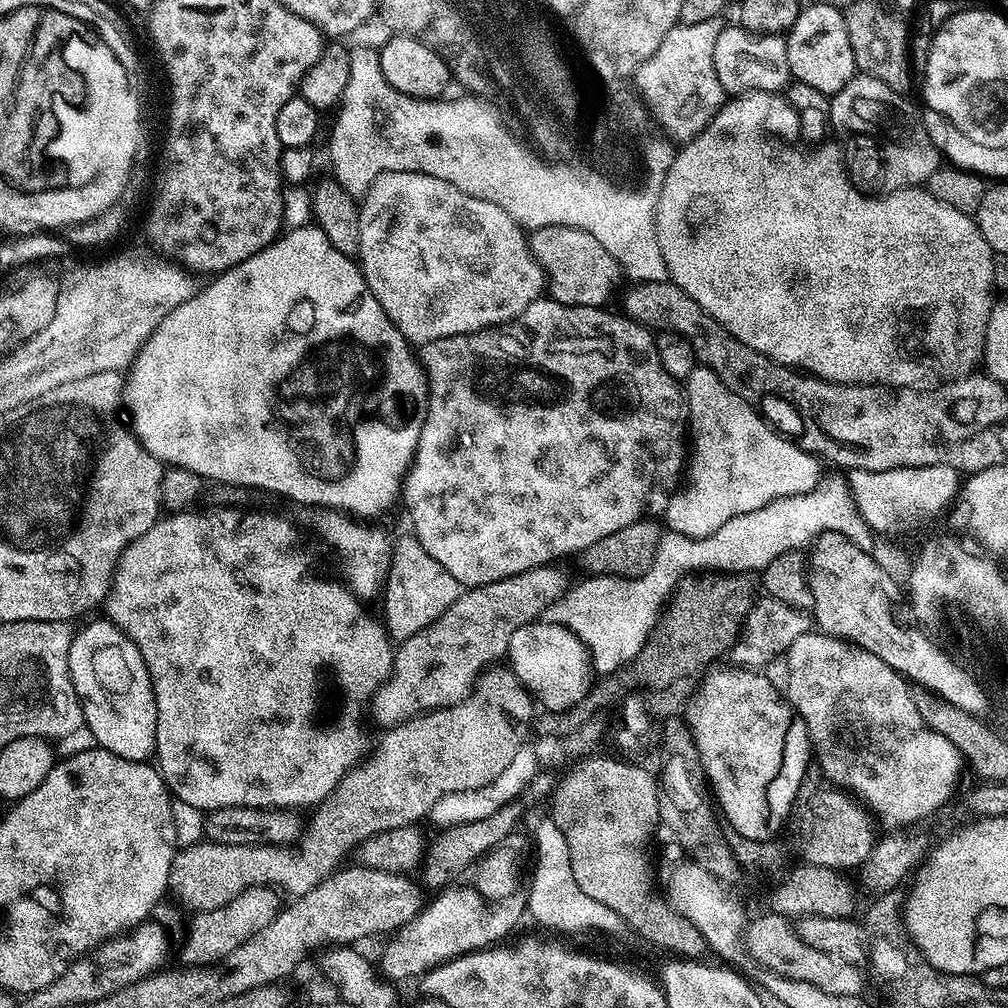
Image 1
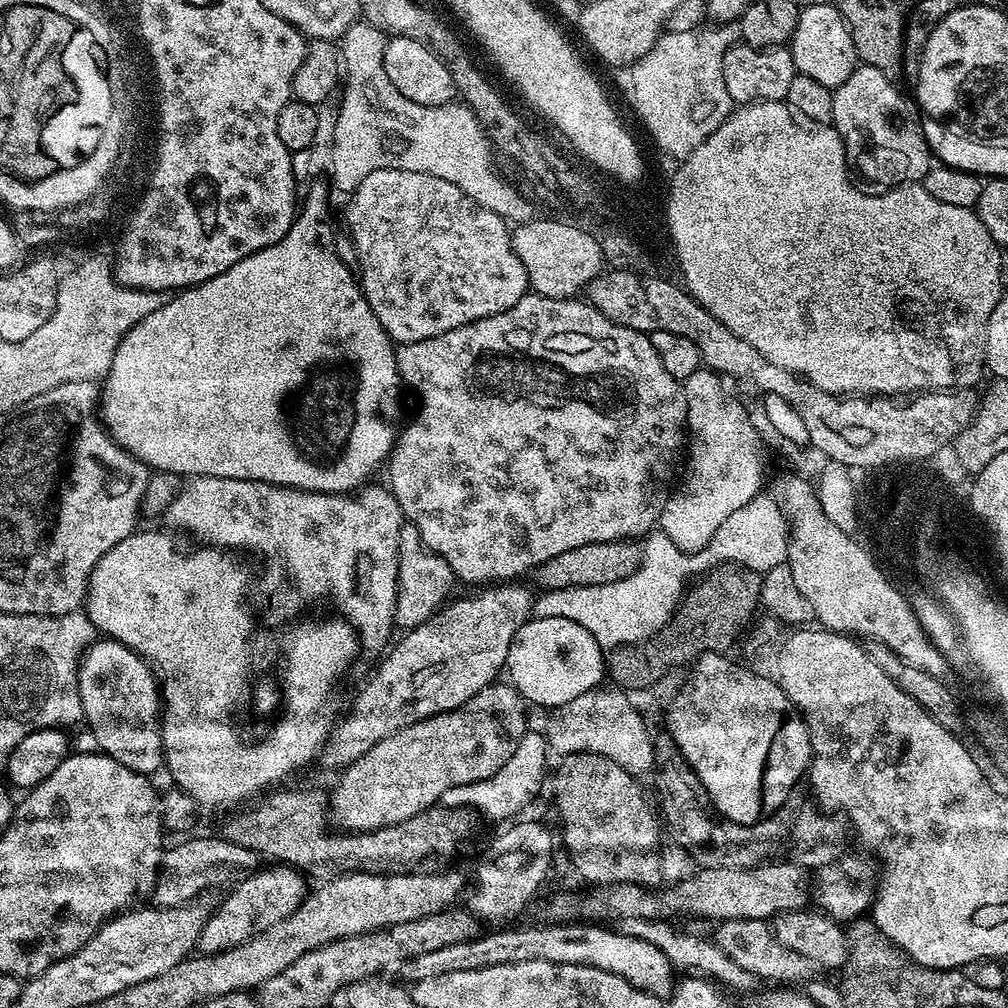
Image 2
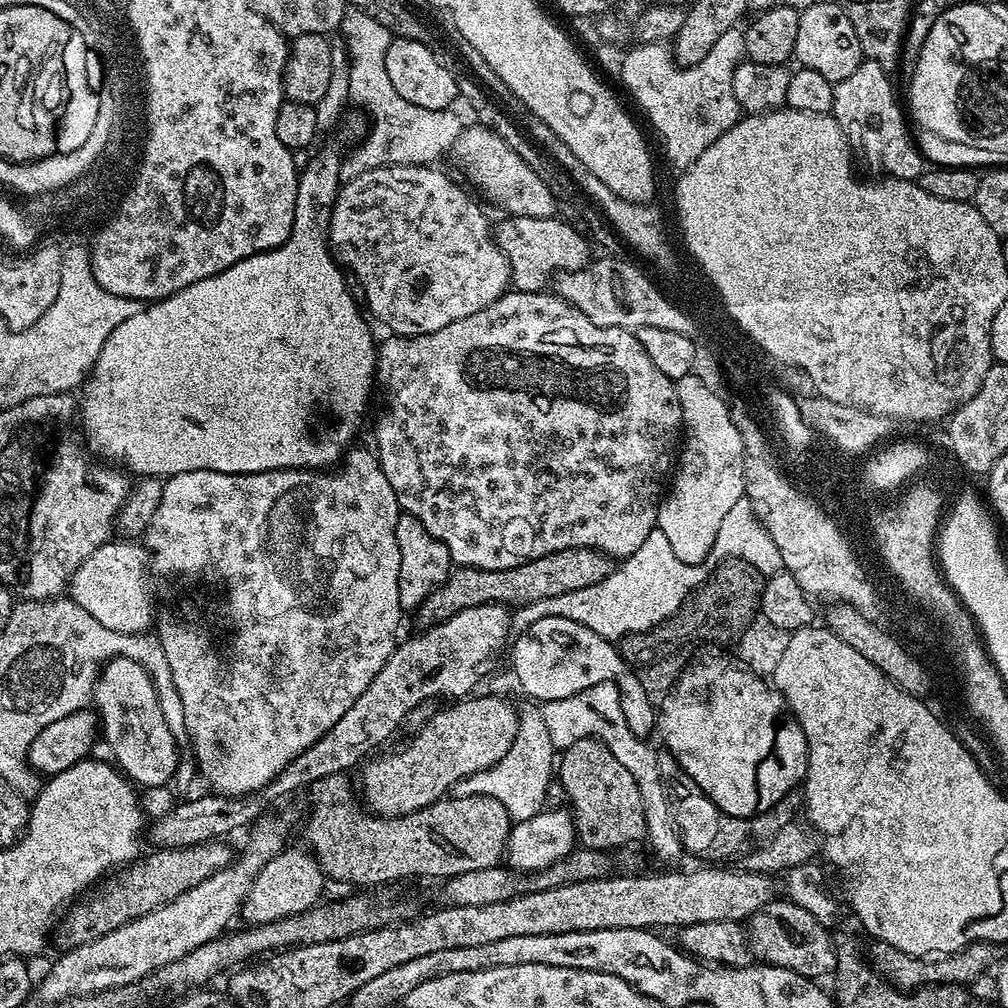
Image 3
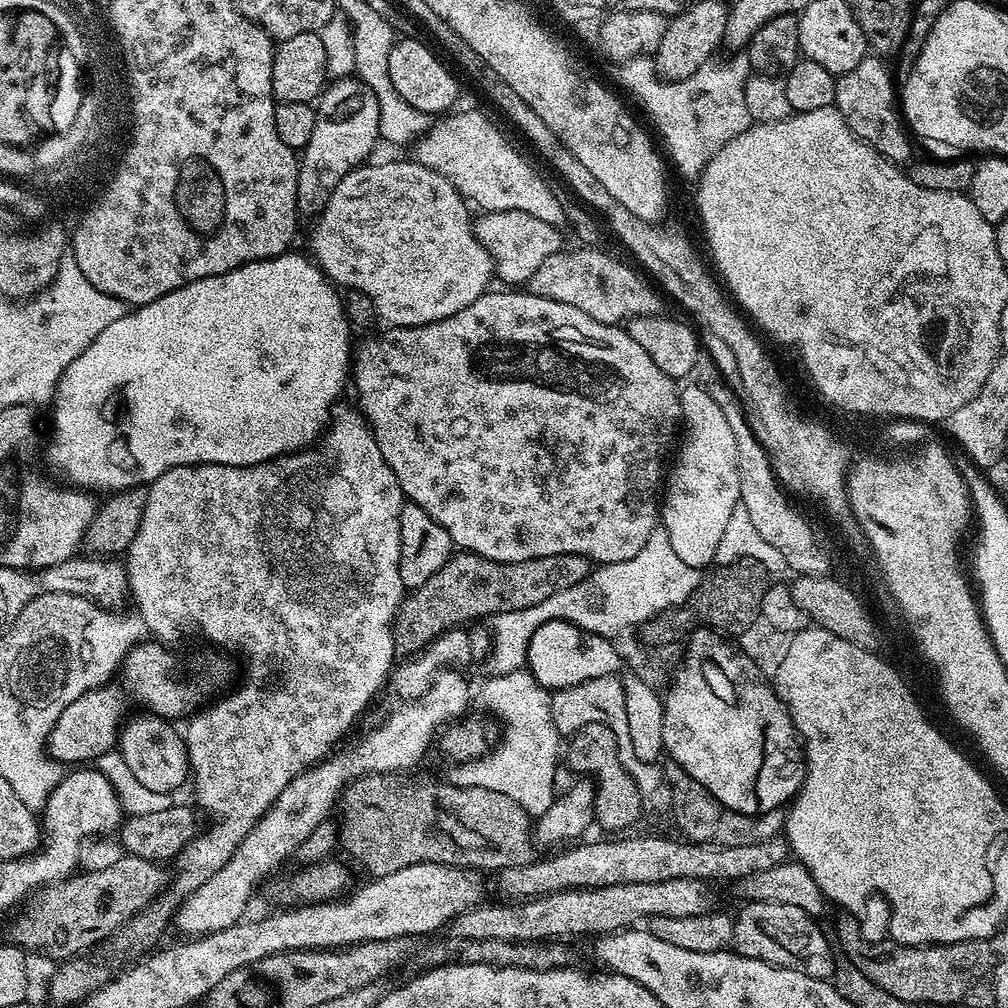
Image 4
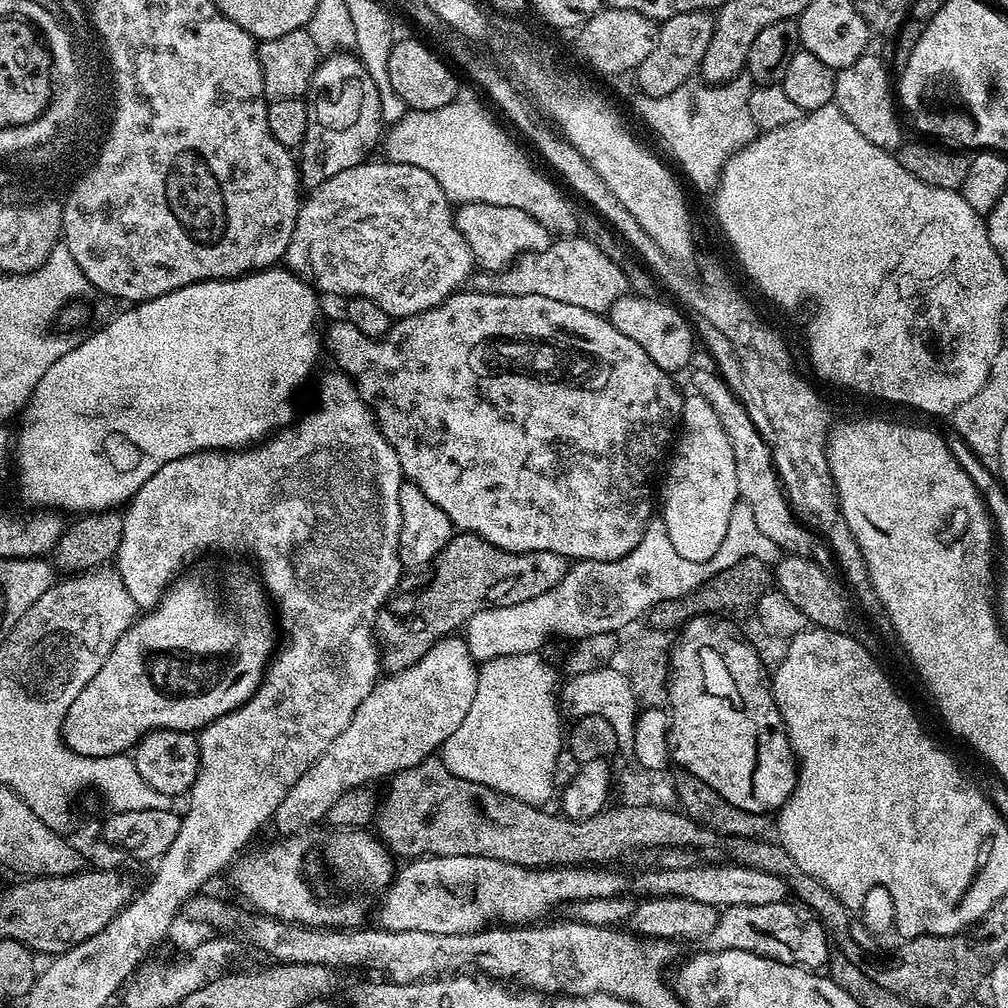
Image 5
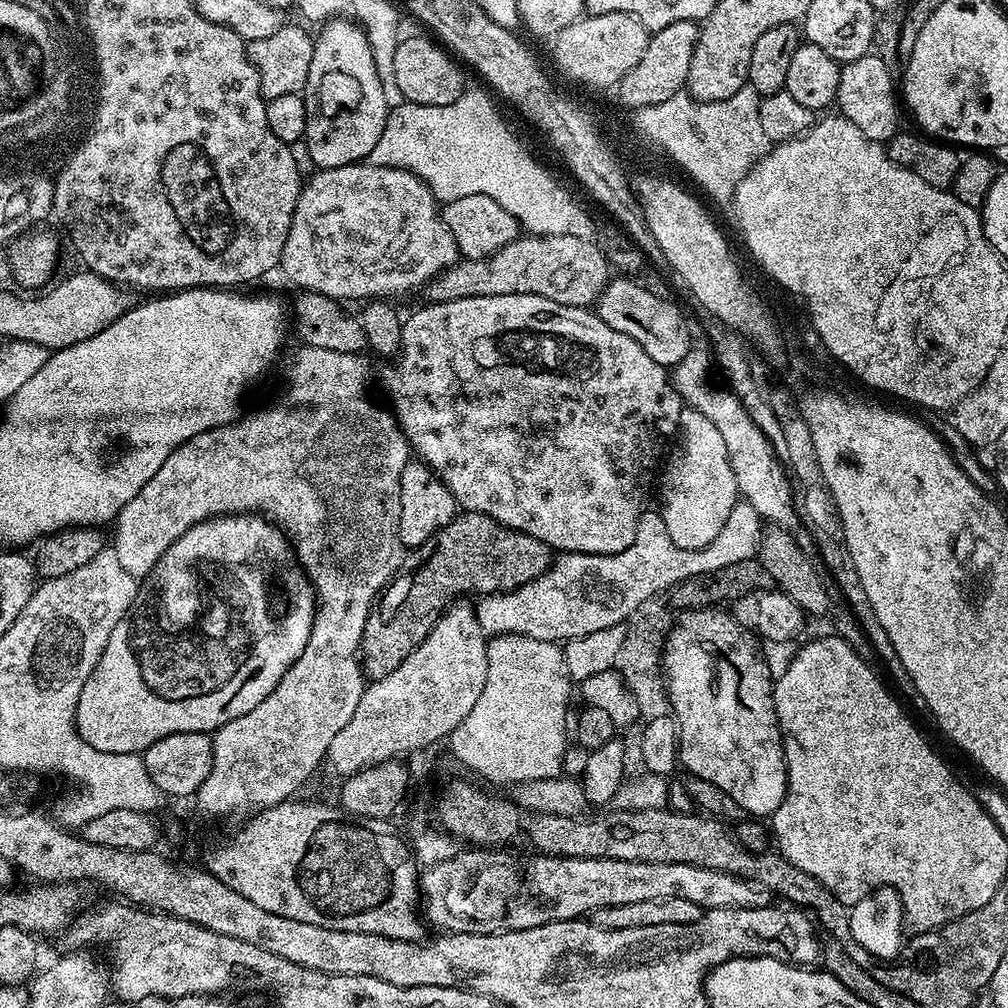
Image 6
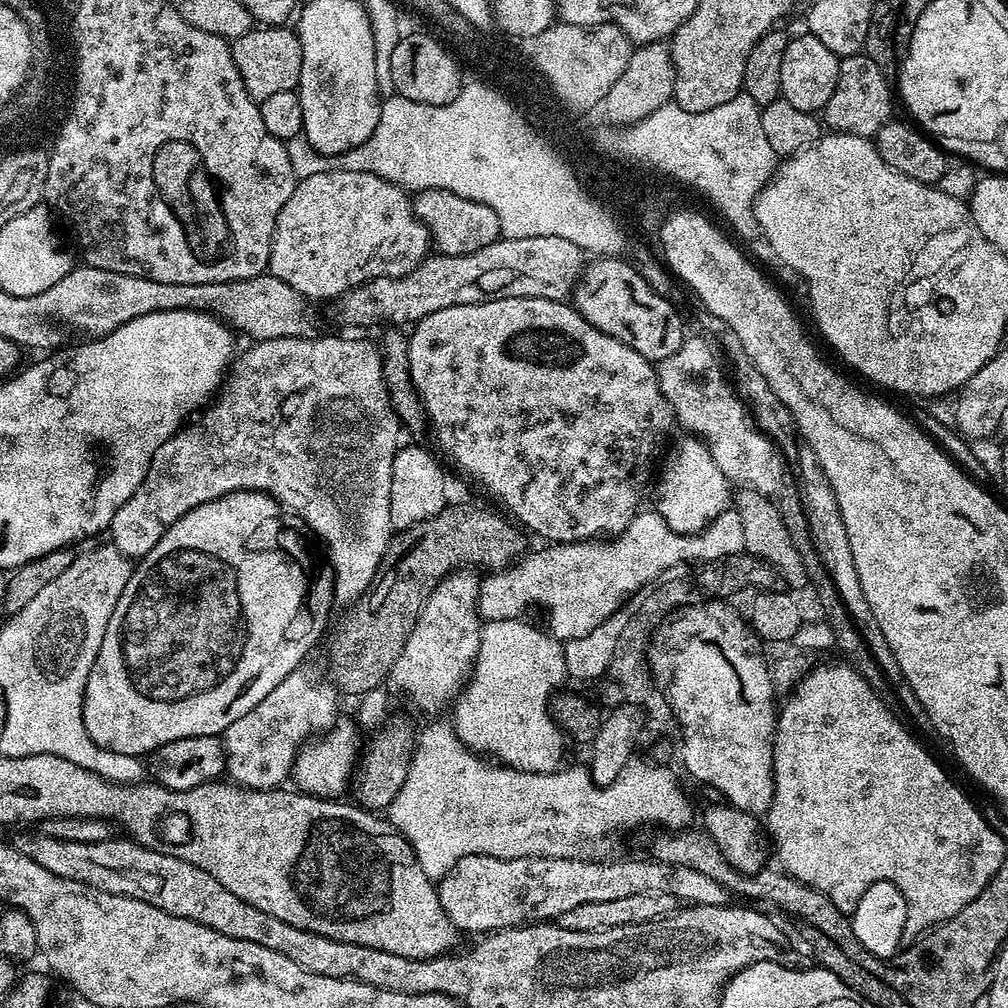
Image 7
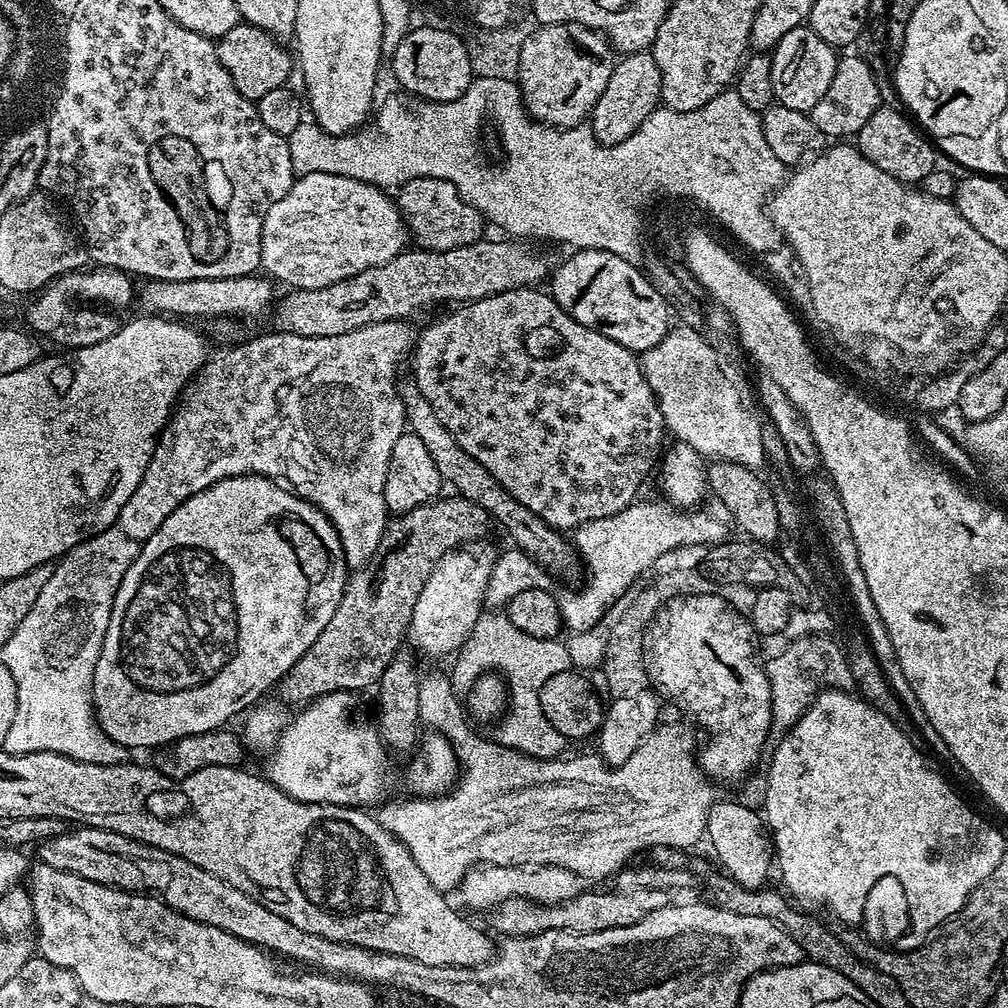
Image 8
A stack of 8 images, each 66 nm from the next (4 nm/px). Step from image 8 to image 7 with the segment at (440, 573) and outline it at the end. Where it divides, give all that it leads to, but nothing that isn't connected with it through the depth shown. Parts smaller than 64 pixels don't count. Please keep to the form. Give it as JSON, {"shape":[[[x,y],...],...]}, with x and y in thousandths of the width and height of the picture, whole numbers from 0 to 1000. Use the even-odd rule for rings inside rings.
{"shape":[[[462,563],[453,564],[437,575],[416,607],[415,616],[407,627],[407,633],[403,635],[399,649],[389,662],[386,678],[390,678],[401,687],[413,701],[427,708],[426,710],[438,707],[435,705],[442,700],[444,702],[445,698],[457,688],[458,682],[467,671],[477,635],[478,616],[476,607],[473,605],[475,588],[476,573],[471,566]]]}

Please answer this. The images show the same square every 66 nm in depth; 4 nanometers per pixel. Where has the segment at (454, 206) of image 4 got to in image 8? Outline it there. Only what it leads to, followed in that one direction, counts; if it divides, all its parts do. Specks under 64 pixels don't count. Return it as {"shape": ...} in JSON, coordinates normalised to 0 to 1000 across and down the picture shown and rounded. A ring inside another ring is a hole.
{"shape":[[[313,171],[312,173],[304,173],[303,175],[294,175],[291,178],[288,188],[284,188],[284,192],[280,192],[280,196],[276,196],[276,200],[272,200],[272,204],[268,204],[268,208],[264,210],[264,216],[260,220],[260,252],[258,253],[258,266],[271,279],[286,282],[287,287],[303,286],[304,288],[315,288],[319,284],[331,284],[331,280],[339,280],[343,276],[347,276],[351,272],[359,272],[359,268],[367,268],[371,264],[379,264],[383,260],[387,260],[398,250],[402,249],[403,243],[406,241],[407,231],[401,221],[401,215],[397,213],[397,207],[393,204],[393,199],[382,188],[372,187],[370,183],[363,181],[355,181],[353,177],[339,177],[335,173],[319,173]]]}

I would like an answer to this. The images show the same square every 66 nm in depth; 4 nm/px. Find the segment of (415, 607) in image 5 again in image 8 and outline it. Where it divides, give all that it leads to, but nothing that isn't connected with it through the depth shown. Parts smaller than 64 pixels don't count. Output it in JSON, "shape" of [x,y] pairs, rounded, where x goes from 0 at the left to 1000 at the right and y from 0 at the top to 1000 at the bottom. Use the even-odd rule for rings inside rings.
{"shape":[[[451,490],[434,494],[427,500],[420,500],[411,506],[386,515],[375,538],[375,546],[364,560],[352,564],[346,570],[339,589],[339,597],[335,597],[335,605],[331,605],[331,613],[323,617],[323,625],[315,629],[312,641],[292,657],[292,661],[278,675],[276,680],[277,697],[282,700],[301,700],[328,687],[356,688],[356,683],[367,684],[373,681],[394,647],[398,646],[408,621],[408,609],[415,591],[427,573],[428,567],[444,548],[451,548],[457,542],[464,542],[467,536],[480,532],[484,528],[486,513],[479,508],[475,500],[468,500]]]}

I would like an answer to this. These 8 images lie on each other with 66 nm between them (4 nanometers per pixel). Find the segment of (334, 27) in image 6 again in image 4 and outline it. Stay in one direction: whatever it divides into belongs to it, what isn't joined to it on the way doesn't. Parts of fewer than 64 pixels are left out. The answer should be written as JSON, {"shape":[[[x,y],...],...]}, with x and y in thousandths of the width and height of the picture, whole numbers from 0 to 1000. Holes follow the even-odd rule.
{"shape":[[[345,74],[342,79],[330,78],[317,92],[313,104],[312,133],[308,133],[308,141],[304,141],[296,155],[298,168],[294,186],[294,208],[299,215],[316,214],[323,200],[327,200],[331,185],[335,185],[340,175],[358,166],[368,156],[365,154],[372,149],[377,139],[375,97],[356,77]]]}

